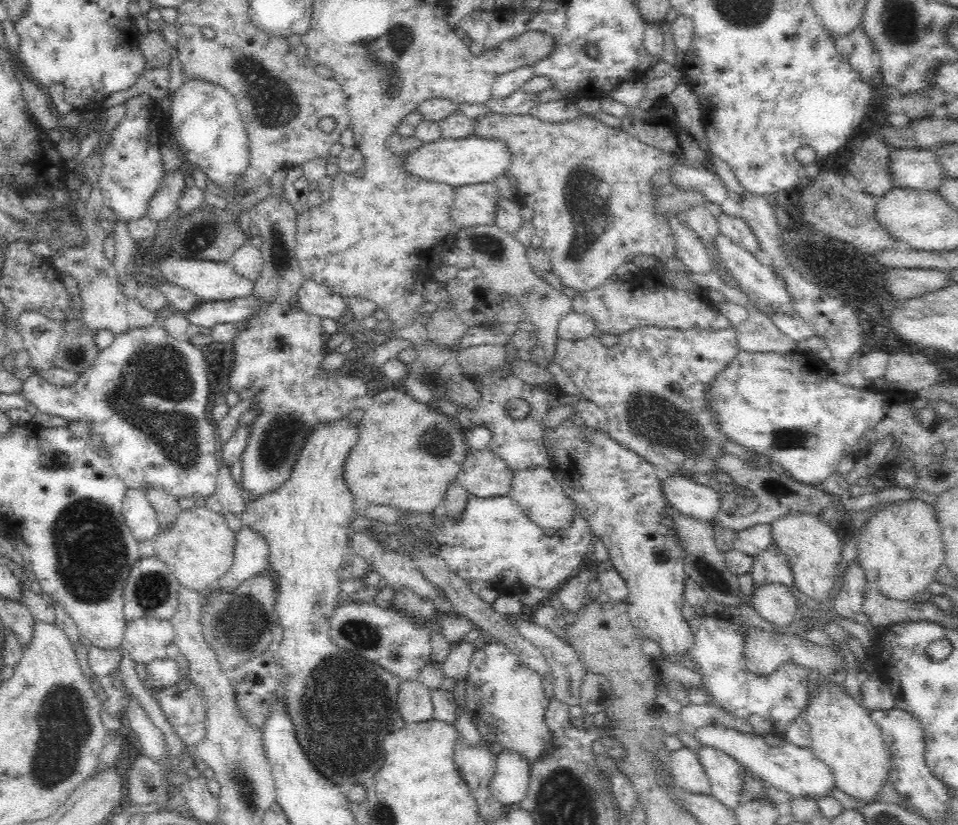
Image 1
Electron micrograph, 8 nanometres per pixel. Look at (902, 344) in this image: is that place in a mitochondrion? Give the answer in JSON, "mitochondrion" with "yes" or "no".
{"mitochondrion":"no"}

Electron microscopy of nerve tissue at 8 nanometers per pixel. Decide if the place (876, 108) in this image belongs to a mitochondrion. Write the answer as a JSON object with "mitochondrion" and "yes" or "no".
{"mitochondrion":"no"}

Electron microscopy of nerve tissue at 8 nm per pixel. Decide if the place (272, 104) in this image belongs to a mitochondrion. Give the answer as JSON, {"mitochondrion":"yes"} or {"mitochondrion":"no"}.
{"mitochondrion":"yes"}

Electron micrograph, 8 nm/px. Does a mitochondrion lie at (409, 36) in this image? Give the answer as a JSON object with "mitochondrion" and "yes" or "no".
{"mitochondrion":"yes"}

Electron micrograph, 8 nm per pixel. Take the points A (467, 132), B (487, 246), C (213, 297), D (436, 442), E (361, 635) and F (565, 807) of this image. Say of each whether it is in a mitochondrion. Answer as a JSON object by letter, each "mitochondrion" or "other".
{"A":"other","B":"mitochondrion","C":"other","D":"mitochondrion","E":"mitochondrion","F":"mitochondrion"}

